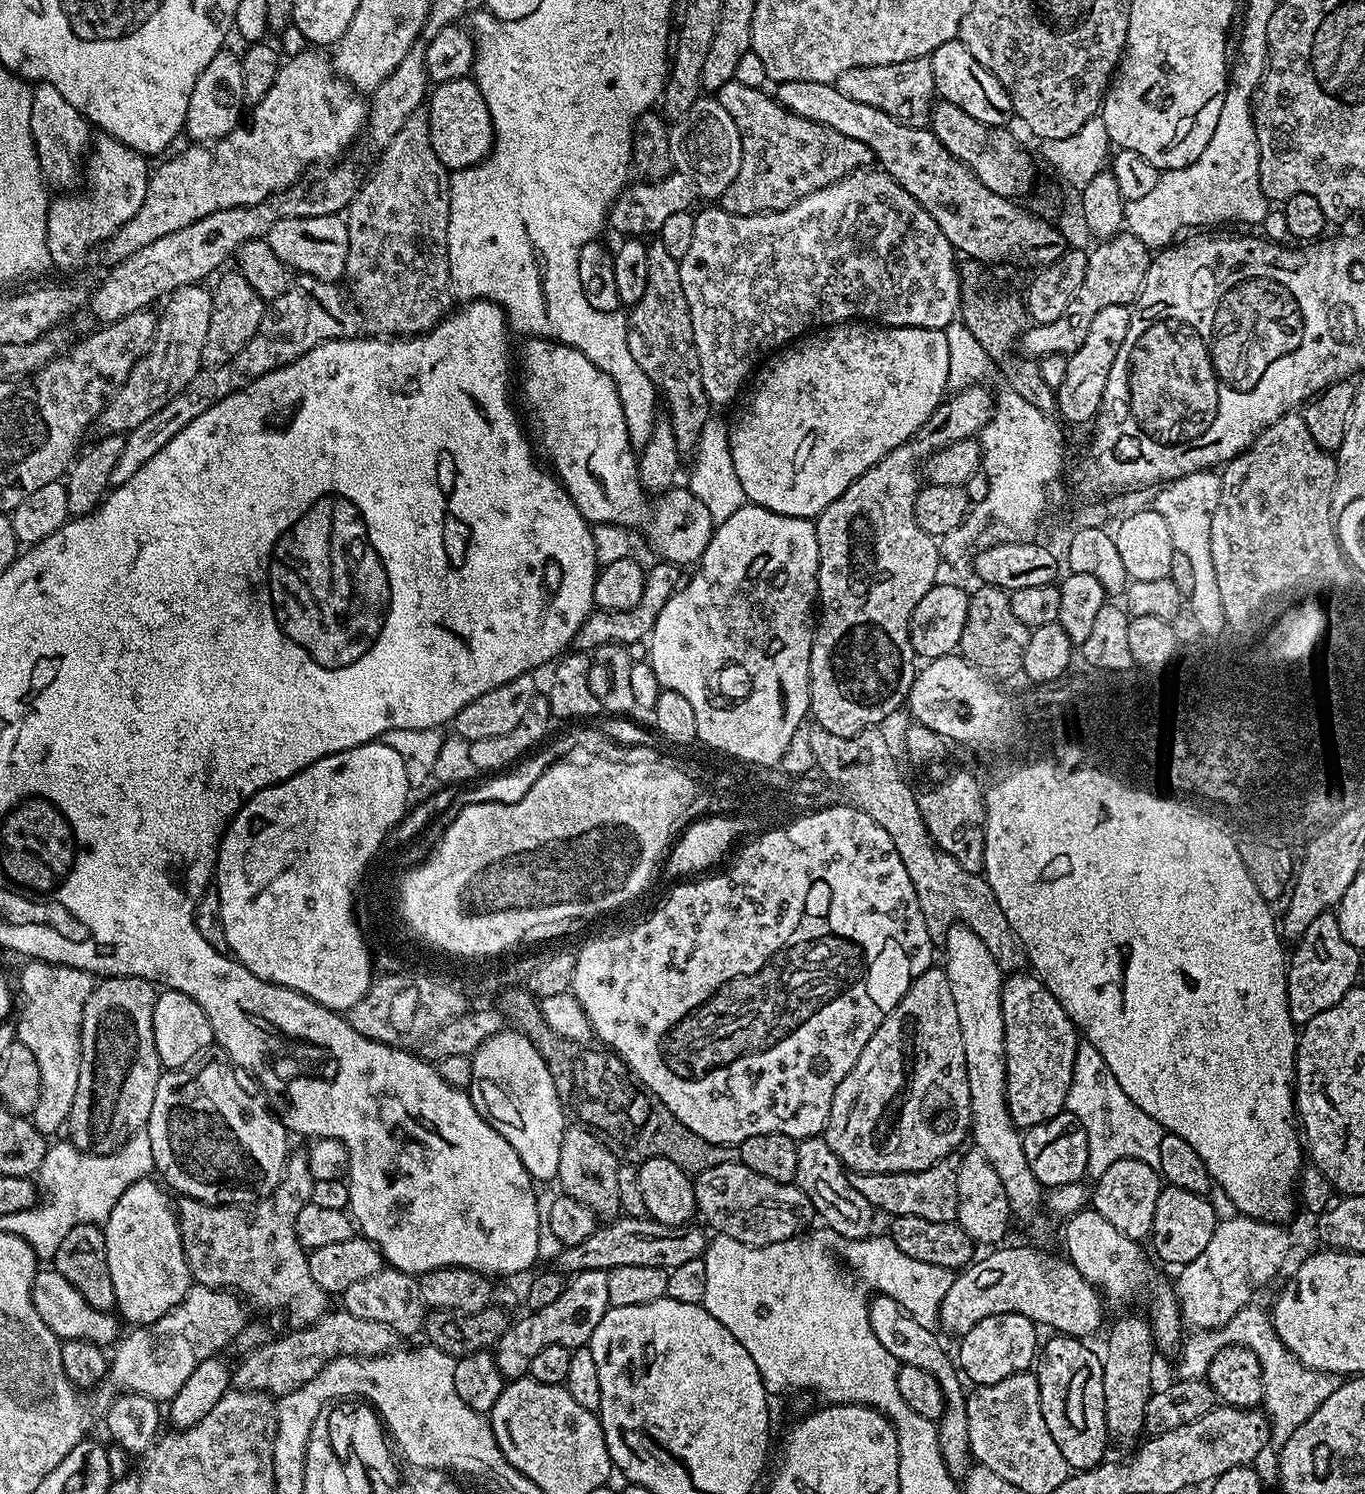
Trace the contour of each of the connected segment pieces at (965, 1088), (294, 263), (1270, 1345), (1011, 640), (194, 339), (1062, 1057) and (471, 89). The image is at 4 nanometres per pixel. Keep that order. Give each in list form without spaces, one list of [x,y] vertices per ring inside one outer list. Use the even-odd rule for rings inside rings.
[[[933,966],[924,971],[922,975],[914,981],[914,983],[910,986],[910,990],[904,997],[902,998],[902,1002],[898,1002],[898,1006],[894,1010],[890,1010],[890,1014],[885,1018],[882,1022],[882,1026],[878,1026],[878,1030],[874,1030],[874,1034],[870,1038],[870,1042],[866,1042],[866,1046],[862,1050],[862,1054],[858,1054],[858,1062],[854,1062],[854,1066],[850,1070],[850,1074],[846,1074],[846,1078],[842,1078],[842,1082],[838,1086],[838,1090],[834,1090],[834,1102],[830,1106],[830,1114],[828,1115],[828,1127],[824,1129],[822,1135],[825,1140],[827,1140],[828,1145],[830,1146],[830,1150],[834,1150],[834,1154],[838,1154],[838,1158],[842,1161],[845,1166],[847,1166],[853,1172],[882,1172],[885,1171],[886,1164],[885,1161],[881,1158],[870,1158],[870,1152],[874,1150],[874,1154],[887,1154],[887,1152],[892,1152],[896,1148],[896,1144],[891,1138],[885,1138],[883,1140],[870,1140],[870,1124],[878,1124],[878,1114],[882,1114],[880,1110],[886,1106],[886,1102],[888,1102],[888,1098],[892,1098],[892,1094],[896,1094],[896,1092],[900,1092],[900,1098],[904,1100],[902,1104],[900,1104],[900,1108],[898,1108],[898,1118],[903,1118],[904,1120],[912,1120],[912,1164],[910,1164],[911,1171],[913,1172],[921,1172],[922,1170],[926,1170],[930,1166],[934,1166],[939,1160],[947,1160],[949,1157],[953,1155],[952,1151],[955,1150],[956,1147],[959,1146],[963,1140],[967,1141],[970,1136],[970,1129],[972,1127],[972,1114],[970,1111],[970,1086],[968,1085],[968,1071],[966,1070],[966,1050],[962,1046],[962,1026],[958,1026],[958,1009],[954,1007],[954,994],[950,990],[950,978],[948,977],[948,973],[944,971],[943,967]],[[868,1100],[870,1100],[870,1104],[874,1104],[874,1106],[866,1106],[866,1110],[862,1110],[862,1104],[866,1102],[868,1104]],[[861,1110],[864,1112],[864,1122],[866,1122],[866,1134],[868,1134],[868,1142],[878,1142],[877,1144],[872,1144],[870,1148],[860,1148],[860,1112]]]
[[[333,214],[330,216],[291,216],[274,222],[274,226],[268,231],[267,237],[270,250],[282,258],[282,262],[289,269],[297,273],[305,272],[316,280],[336,280],[345,275],[344,267],[348,261],[348,222],[343,215]]]
[[[1249,1306],[1240,1310],[1224,1325],[1222,1335],[1236,1344],[1245,1344],[1256,1355],[1255,1363],[1262,1366],[1263,1407],[1270,1417],[1270,1436],[1275,1443],[1277,1440],[1280,1446],[1284,1446],[1298,1428],[1316,1413],[1318,1406],[1322,1406],[1322,1402],[1334,1394],[1338,1382],[1333,1375],[1315,1372],[1296,1359],[1272,1331],[1269,1313],[1256,1307]]]
[[[980,586],[977,589],[976,593],[974,591],[971,593],[968,601],[968,618],[966,630],[962,632],[960,639],[959,655],[976,667],[990,667],[999,673],[1012,674],[1015,668],[1017,671],[1023,665],[1030,629],[1014,614],[1011,595],[1005,589],[995,586]]]
[[[197,282],[175,288],[163,301],[164,313],[159,313],[156,337],[150,350],[133,365],[128,383],[111,397],[106,406],[106,416],[112,419],[113,433],[127,434],[133,428],[142,426],[146,418],[158,414],[158,410],[162,410],[174,394],[178,394],[178,390],[184,389],[194,374],[201,372],[202,342],[206,342],[206,330],[210,330],[212,313],[212,293],[204,286]]]
[[[1017,970],[1003,981],[1000,990],[1000,1014],[1004,1019],[1004,1063],[1011,1069],[1006,1076],[1006,1095],[1008,1113],[1013,1123],[1018,1126],[1033,1127],[1049,1120],[1065,1109],[1068,1091],[1072,1085],[1072,1066],[1076,1062],[1078,1047],[1078,1028],[1066,1010],[1050,994],[1050,990],[1035,974],[1023,976]]]
[[[475,79],[447,80],[445,84],[436,84],[427,97],[426,107],[432,149],[445,168],[475,168],[488,159],[494,145],[494,131],[486,98],[482,98],[482,90]]]

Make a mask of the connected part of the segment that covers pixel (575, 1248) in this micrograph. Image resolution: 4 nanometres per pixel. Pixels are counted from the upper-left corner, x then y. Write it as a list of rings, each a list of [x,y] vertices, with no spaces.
[[[621,1215],[619,1219],[605,1228],[604,1225],[597,1227],[595,1234],[582,1243],[565,1247],[560,1256],[559,1271],[575,1274],[591,1268],[611,1270],[618,1266],[658,1266],[671,1270],[691,1260],[701,1259],[710,1243],[709,1237],[704,1237],[693,1226],[666,1226],[644,1216]]]

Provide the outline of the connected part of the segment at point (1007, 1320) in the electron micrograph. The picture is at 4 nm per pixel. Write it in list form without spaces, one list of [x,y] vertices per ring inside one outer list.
[[[990,1314],[990,1318],[982,1318],[982,1322],[978,1322],[969,1332],[959,1337],[959,1371],[967,1379],[969,1376],[973,1380],[971,1383],[976,1386],[1002,1382],[1019,1372],[1029,1371],[1038,1356],[1036,1332],[1037,1325],[1022,1314]]]

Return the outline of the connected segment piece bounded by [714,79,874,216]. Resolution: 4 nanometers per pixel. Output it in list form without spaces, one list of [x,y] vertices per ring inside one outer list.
[[[736,79],[726,82],[715,92],[714,98],[734,118],[734,126],[738,126],[738,134],[742,142],[742,158],[738,166],[738,174],[734,174],[734,182],[726,186],[720,195],[719,207],[735,216],[761,216],[764,212],[781,212],[794,206],[802,198],[814,194],[831,184],[837,184],[852,173],[867,169],[873,163],[874,153],[863,139],[847,132],[840,132],[831,124],[819,124],[803,114],[781,107],[779,103],[767,96],[767,91],[742,86]]]

